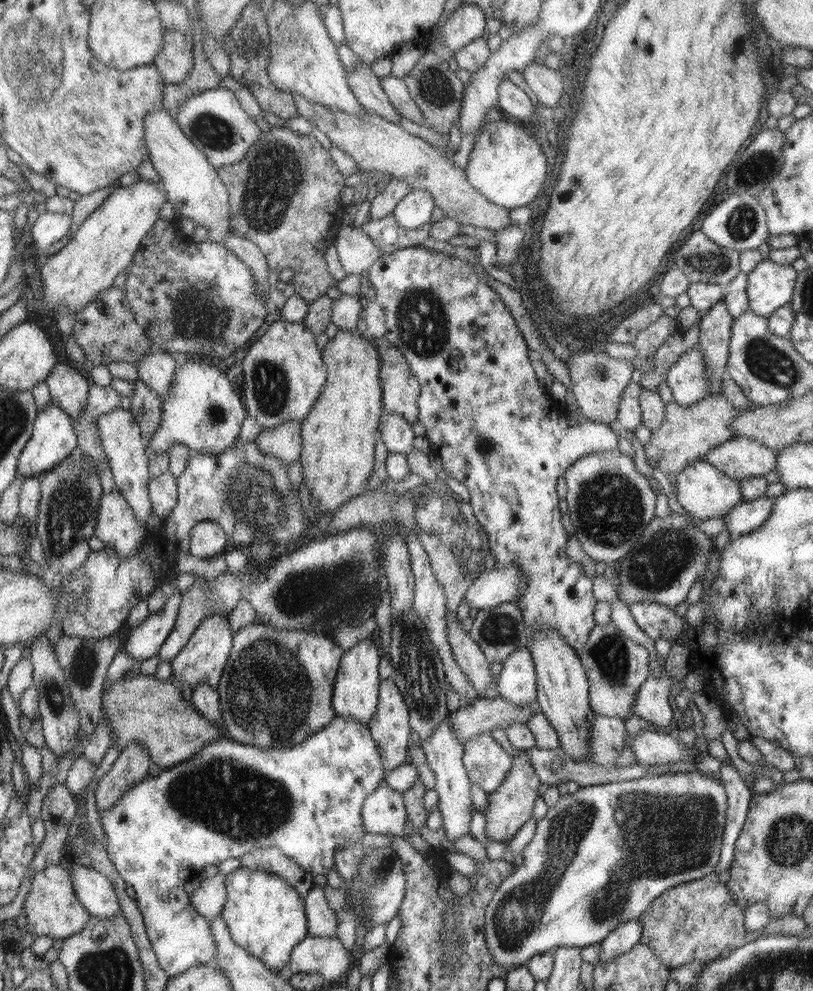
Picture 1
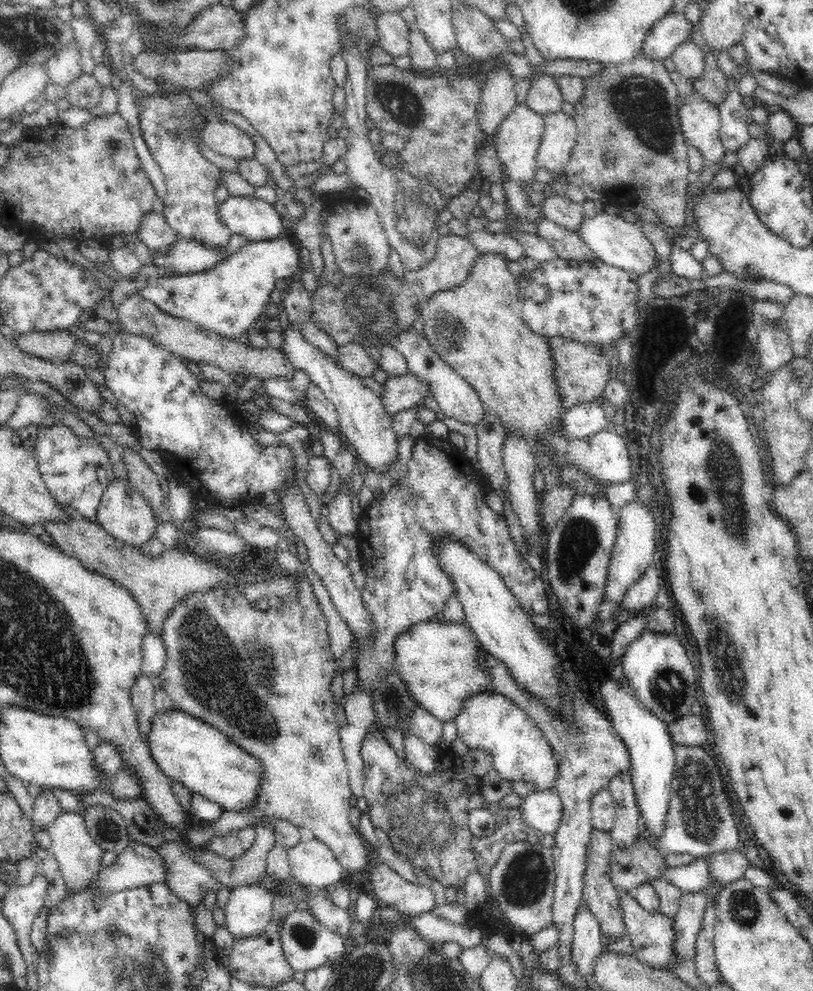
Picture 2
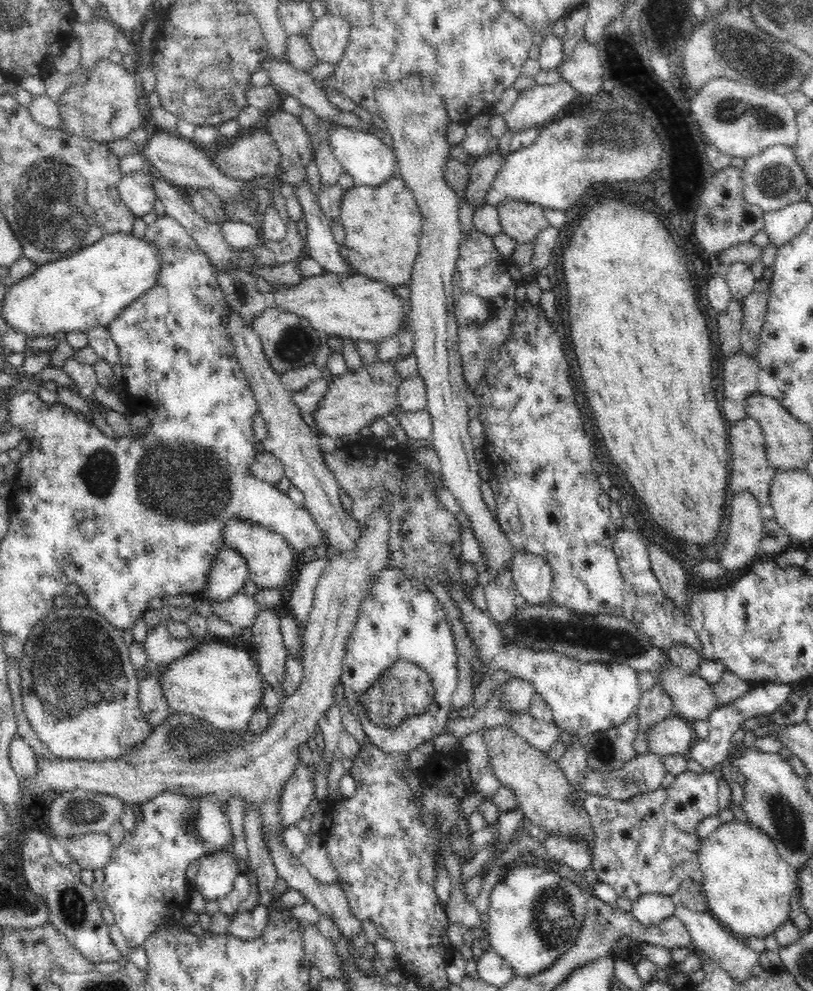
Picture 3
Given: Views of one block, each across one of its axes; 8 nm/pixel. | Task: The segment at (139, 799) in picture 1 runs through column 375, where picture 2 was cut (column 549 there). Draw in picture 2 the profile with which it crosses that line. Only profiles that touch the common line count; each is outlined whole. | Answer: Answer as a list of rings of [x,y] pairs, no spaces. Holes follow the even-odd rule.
[[[492,692],[476,694],[468,698],[462,704],[462,710],[458,717],[454,718],[457,727],[458,739],[464,742],[469,749],[479,749],[489,752],[493,758],[493,768],[499,772],[502,779],[512,782],[528,782],[532,784],[535,792],[544,790],[556,790],[556,778],[558,778],[558,760],[554,758],[554,749],[546,739],[546,733],[530,719],[526,710],[520,709],[514,701],[502,694]]]

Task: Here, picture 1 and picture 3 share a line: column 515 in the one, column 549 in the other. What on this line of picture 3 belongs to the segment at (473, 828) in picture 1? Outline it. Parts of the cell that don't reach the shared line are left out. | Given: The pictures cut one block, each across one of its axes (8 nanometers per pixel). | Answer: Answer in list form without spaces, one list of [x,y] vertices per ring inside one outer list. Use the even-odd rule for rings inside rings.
[[[548,834],[544,841],[545,854],[569,866],[572,870],[582,872],[593,866],[592,845],[581,838],[554,837]]]

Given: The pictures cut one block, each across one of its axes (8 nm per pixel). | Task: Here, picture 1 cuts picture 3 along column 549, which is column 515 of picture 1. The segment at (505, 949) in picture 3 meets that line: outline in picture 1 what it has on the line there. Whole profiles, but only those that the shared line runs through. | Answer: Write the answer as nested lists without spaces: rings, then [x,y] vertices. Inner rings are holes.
[[[680,772],[661,775],[650,775],[634,780],[624,780],[608,784],[598,784],[580,787],[569,795],[561,795],[556,806],[549,807],[543,818],[538,820],[536,832],[532,841],[524,847],[524,852],[518,860],[515,872],[504,879],[500,888],[492,897],[491,904],[487,908],[486,916],[486,942],[488,951],[491,952],[491,960],[497,966],[510,971],[515,967],[525,966],[533,958],[540,954],[555,952],[560,948],[584,949],[585,947],[600,944],[614,932],[620,924],[626,921],[638,919],[648,910],[650,903],[664,894],[669,888],[674,888],[683,882],[698,880],[711,872],[715,872],[719,864],[719,855],[722,853],[723,830],[727,822],[728,796],[724,790],[722,781],[714,775],[700,774],[699,772]]]

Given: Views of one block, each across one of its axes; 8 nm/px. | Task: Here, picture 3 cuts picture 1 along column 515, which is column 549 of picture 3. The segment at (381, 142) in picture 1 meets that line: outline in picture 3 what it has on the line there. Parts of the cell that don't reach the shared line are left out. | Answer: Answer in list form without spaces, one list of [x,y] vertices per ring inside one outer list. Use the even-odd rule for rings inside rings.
[[[506,198],[497,207],[501,232],[514,238],[518,244],[534,241],[538,234],[550,226],[544,217],[545,207],[540,205]]]

